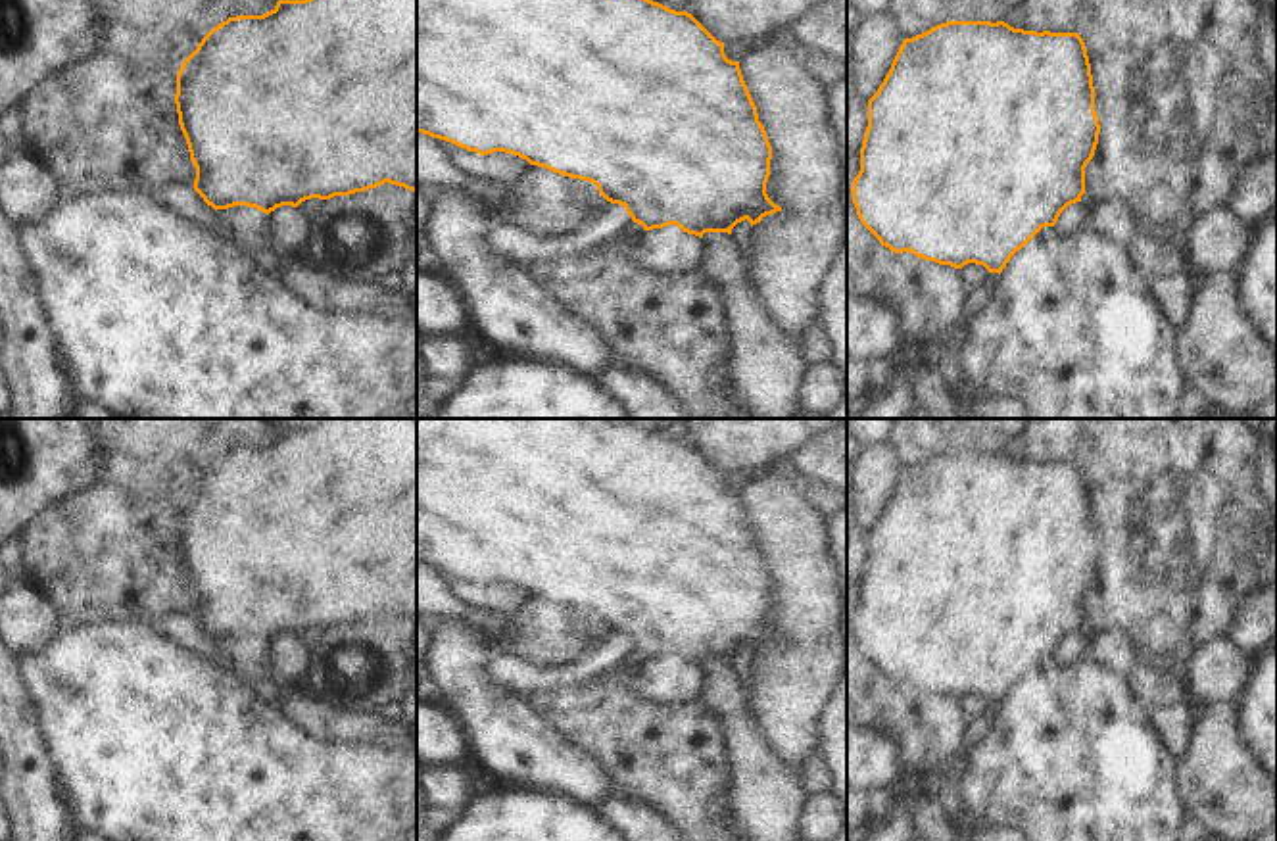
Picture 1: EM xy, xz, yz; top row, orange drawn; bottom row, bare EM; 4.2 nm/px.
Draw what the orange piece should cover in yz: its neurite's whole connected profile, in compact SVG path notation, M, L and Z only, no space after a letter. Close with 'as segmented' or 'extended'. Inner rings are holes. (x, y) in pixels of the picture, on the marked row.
M947 21L929 31L904 38L889 73L868 100L868 127L860 148L860 171L853 180L853 204L860 223L895 253L910 252L926 261L962 269L968 263L983 265L989 273L1002 273L1010 257L1022 250L1043 227L1054 227L1060 213L1079 202L1091 209L1096 200L1085 190L1085 167L1098 144L1098 115L1095 86L1083 38L1077 33L1024 31L1004 21Z | extended

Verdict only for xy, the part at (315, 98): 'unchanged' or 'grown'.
unchanged

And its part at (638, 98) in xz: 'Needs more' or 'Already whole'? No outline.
Needs more.

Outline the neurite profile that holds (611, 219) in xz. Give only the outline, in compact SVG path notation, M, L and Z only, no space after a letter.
M611 202L586 219L572 234L551 240L540 240L532 232L505 223L492 223L484 238L484 250L518 265L549 257L572 257L624 232L630 223L634 221L624 205Z

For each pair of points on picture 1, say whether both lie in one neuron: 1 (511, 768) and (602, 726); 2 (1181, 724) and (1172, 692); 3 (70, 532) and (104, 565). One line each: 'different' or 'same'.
1: different
2: different
3: same

